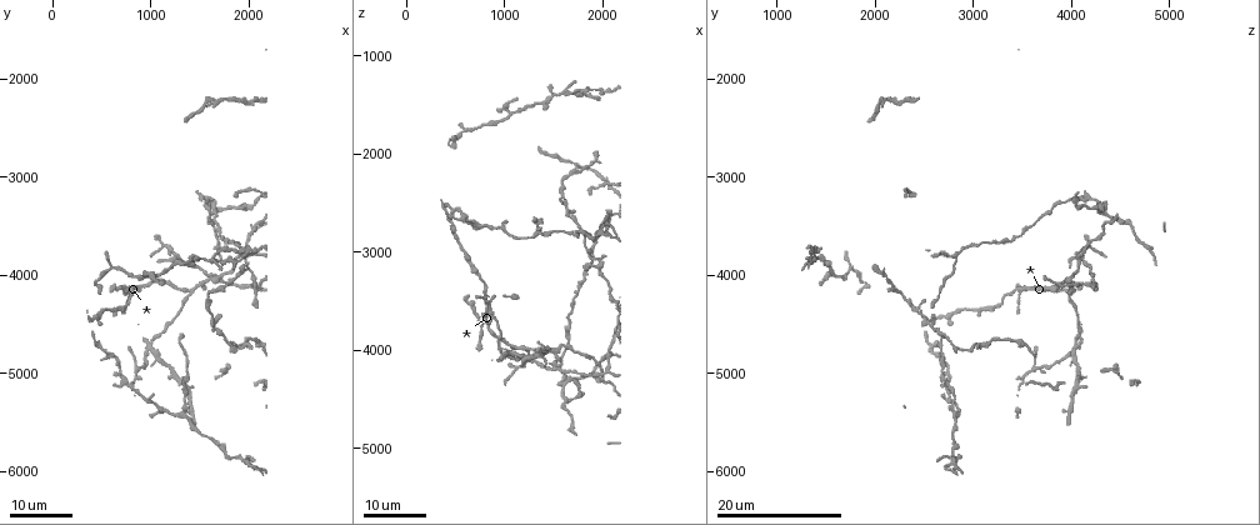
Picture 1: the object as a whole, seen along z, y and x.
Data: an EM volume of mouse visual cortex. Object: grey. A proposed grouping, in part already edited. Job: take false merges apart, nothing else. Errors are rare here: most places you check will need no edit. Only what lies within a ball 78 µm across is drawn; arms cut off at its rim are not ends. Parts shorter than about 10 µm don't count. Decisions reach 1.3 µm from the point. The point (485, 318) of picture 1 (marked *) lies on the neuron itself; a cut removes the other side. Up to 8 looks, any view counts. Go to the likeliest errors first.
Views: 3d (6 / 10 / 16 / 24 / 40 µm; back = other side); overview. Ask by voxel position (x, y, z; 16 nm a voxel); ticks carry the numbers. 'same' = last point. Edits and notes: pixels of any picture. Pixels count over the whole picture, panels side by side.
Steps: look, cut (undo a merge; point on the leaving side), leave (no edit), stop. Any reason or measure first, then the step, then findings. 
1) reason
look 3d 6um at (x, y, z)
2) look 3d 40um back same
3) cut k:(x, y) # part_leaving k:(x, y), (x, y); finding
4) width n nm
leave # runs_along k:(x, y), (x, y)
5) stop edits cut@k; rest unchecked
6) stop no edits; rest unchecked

two arms in line, one across
look 3d 16um at (1440, 4140, 4020)

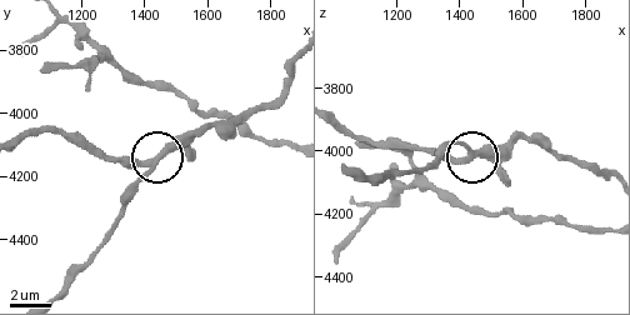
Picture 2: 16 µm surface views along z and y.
look 3d 10um at (1430, 4160, 4010)

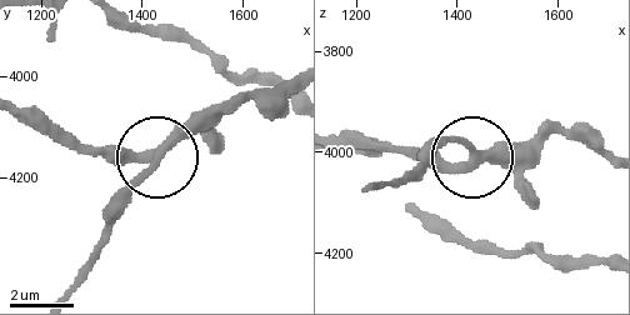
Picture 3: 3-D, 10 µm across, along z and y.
width 280 nm
leave # runs_along 3:(24, 115), (48, 118), (96, 146), (155, 158), (115, 209); all the same neuron

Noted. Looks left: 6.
a fork
look 3d 24um at (1620, 3340, 4340)

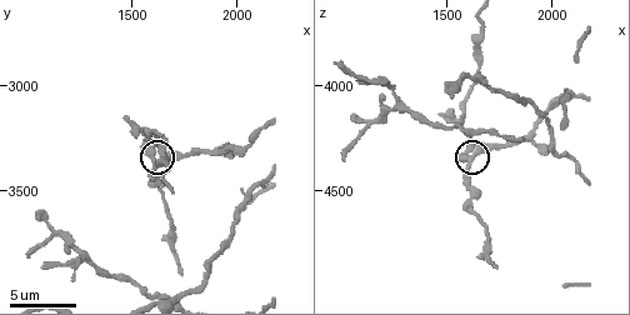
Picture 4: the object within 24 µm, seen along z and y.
zoom in
look 3d 10um at (1600, 3360, 4350)

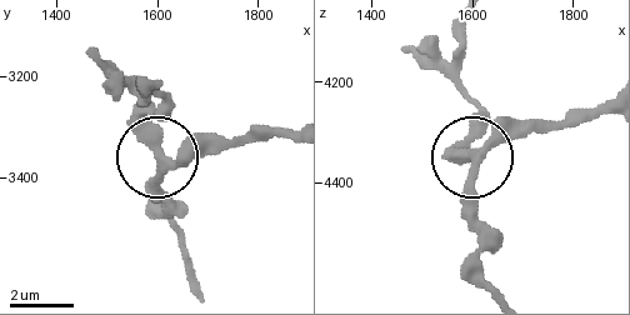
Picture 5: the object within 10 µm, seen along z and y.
side_arm 19 um
leave # continuous, no second neuron

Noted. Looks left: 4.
look 3d 24um at (1360, 5400, 2820)

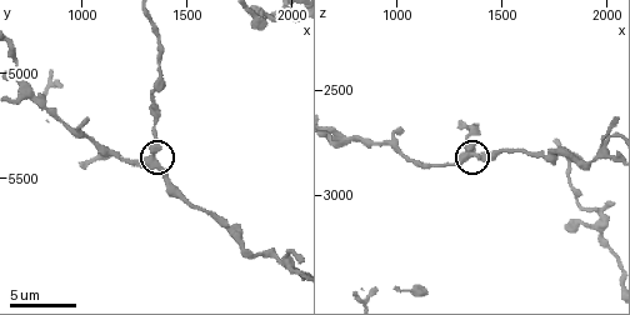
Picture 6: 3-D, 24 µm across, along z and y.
look 3d 10um same

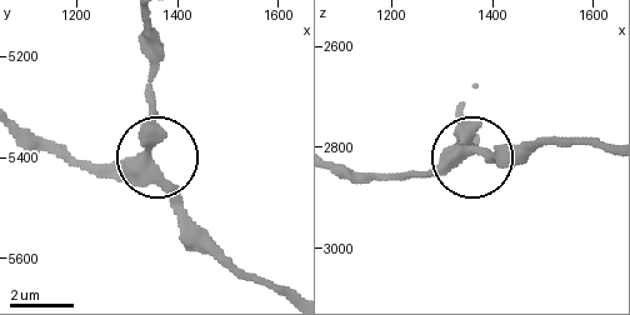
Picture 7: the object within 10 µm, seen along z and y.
leave # runs_along 7:(341, 171), (430, 176), (471, 151), (533, 151); one neuron here

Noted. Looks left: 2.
four arms meet
look 3d 10um at (1970, 5900, 2810)

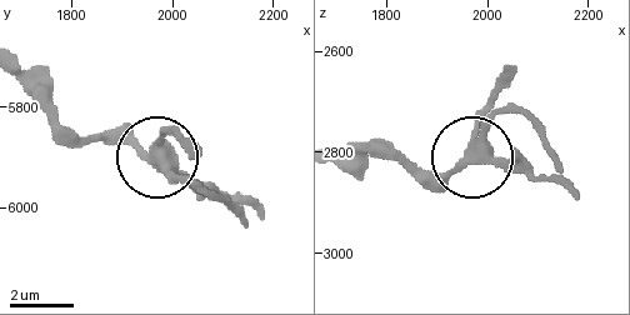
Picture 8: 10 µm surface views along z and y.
arms 4
leave # runs_along 8:(26, 84), (90, 141), (131, 141), (155, 154), (176, 133); continuous, no second neuron

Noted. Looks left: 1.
stop no edits; rest unchecked

